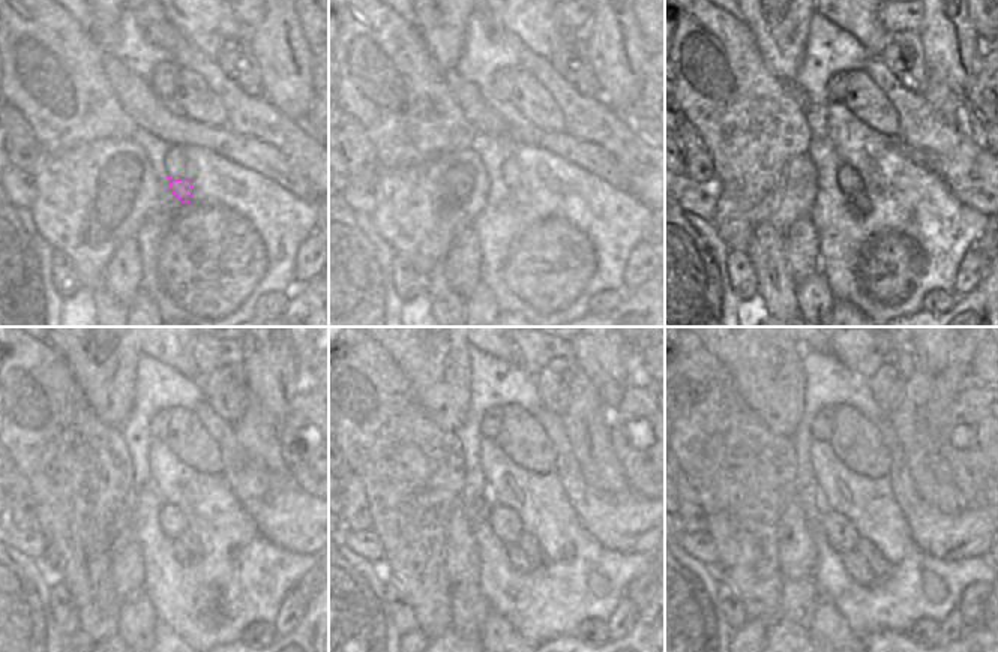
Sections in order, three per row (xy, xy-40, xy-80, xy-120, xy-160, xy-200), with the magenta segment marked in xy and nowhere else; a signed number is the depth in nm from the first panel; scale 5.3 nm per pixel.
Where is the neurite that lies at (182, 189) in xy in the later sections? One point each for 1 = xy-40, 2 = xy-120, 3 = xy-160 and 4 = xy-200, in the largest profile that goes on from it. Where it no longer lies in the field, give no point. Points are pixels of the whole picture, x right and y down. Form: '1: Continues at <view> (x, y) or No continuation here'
1: Continues at xy-40 (520, 194)
2: Continues at xy-120 (189, 540)
3: Continues at xy-160 (529, 544)
4: Continues at xy-200 (878, 565)

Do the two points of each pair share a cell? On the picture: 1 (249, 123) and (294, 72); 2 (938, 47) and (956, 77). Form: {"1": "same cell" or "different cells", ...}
{"1": "different cells", "2": "same cell"}

